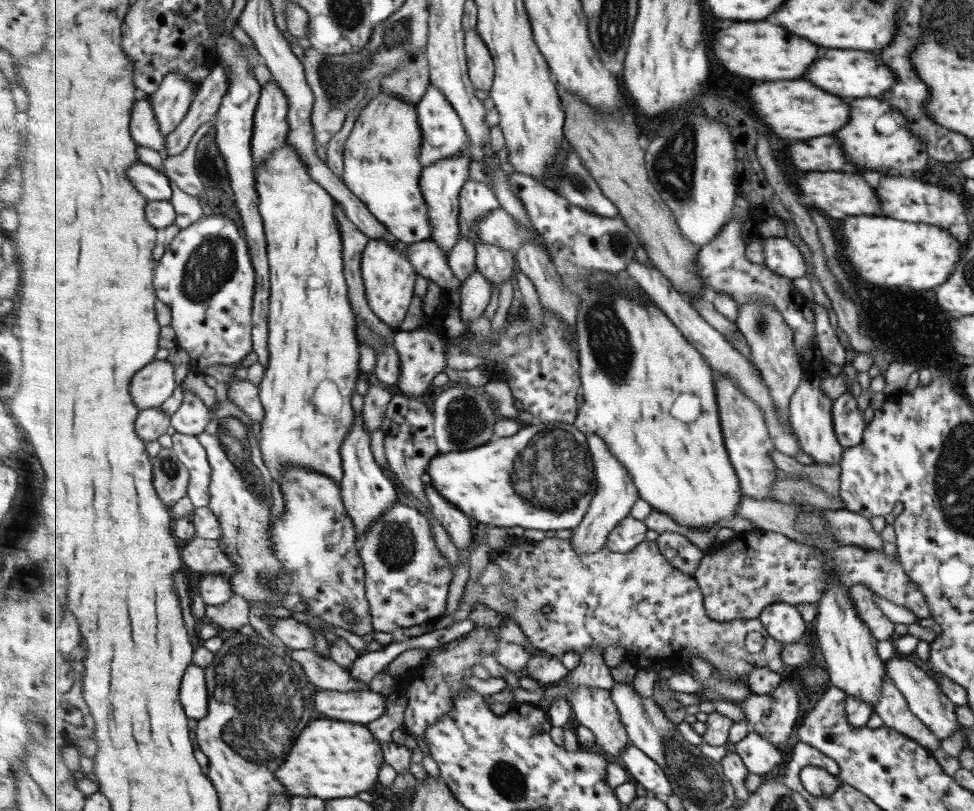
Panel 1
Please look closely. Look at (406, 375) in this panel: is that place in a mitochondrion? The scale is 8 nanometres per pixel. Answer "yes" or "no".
no

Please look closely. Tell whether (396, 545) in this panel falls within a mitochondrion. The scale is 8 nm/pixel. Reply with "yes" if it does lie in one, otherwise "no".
yes

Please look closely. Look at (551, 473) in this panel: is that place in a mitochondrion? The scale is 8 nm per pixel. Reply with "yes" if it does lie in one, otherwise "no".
yes

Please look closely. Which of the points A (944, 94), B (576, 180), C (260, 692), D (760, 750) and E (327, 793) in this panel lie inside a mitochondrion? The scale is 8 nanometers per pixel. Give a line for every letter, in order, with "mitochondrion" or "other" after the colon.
A: other
B: mitochondrion
C: mitochondrion
D: other
E: other

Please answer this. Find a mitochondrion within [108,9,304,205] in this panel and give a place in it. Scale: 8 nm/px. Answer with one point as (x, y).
(207, 164)

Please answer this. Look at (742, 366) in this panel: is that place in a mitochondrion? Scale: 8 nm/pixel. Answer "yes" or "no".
no

